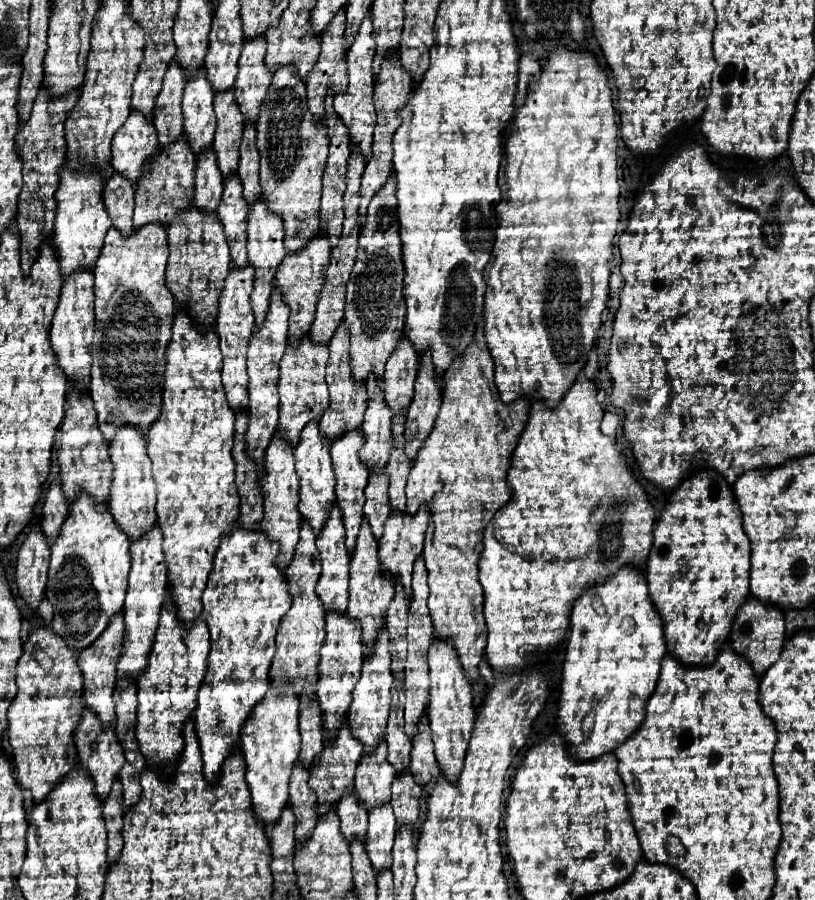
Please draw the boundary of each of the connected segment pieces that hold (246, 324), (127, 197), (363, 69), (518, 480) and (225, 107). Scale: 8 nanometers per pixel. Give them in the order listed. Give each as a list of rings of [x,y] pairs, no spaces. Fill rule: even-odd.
[[[246,265],[242,269],[232,267],[222,293],[218,301],[218,319],[216,319],[216,331],[220,337],[220,351],[224,355],[224,369],[222,369],[222,383],[226,389],[226,397],[232,409],[248,409],[248,375],[246,375],[246,349],[248,349],[248,337],[254,329],[254,311],[250,307],[250,293],[252,293],[252,281],[254,281],[254,267]]]
[[[114,171],[104,187],[104,205],[112,219],[112,225],[124,235],[132,229],[132,211],[134,211],[134,183],[122,173]]]
[[[366,13],[360,31],[348,51],[348,77],[350,83],[344,93],[338,93],[334,97],[334,109],[340,115],[340,119],[350,129],[350,141],[352,145],[360,145],[364,157],[370,157],[370,145],[372,145],[372,131],[376,125],[376,113],[374,113],[374,71],[372,71],[372,59],[375,56],[373,39],[372,13]]]
[[[580,371],[556,407],[550,409],[542,399],[532,399],[528,423],[512,453],[506,477],[512,497],[494,513],[490,525],[484,529],[484,549],[478,569],[480,585],[484,587],[484,617],[488,627],[486,657],[498,673],[522,669],[532,657],[558,645],[568,631],[572,605],[588,585],[616,573],[626,563],[642,571],[646,569],[656,511],[644,487],[632,477],[614,439],[600,431],[604,409],[596,395],[596,383]]]
[[[234,87],[228,91],[220,91],[214,97],[216,111],[216,135],[214,135],[214,151],[218,157],[218,167],[222,175],[234,173],[238,169],[238,147],[242,139],[242,111],[234,101]]]

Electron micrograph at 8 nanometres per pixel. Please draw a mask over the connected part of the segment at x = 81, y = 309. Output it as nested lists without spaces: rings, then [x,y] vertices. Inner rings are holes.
[[[82,269],[78,273],[70,273],[70,277],[64,277],[60,301],[50,325],[50,341],[58,355],[58,367],[66,373],[68,379],[76,381],[80,389],[88,389],[90,383],[90,345],[94,335],[94,271]]]

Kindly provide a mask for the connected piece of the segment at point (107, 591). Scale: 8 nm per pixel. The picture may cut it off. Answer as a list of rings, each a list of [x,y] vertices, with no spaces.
[[[86,491],[78,493],[78,497],[68,507],[66,521],[62,523],[56,541],[52,543],[46,585],[46,597],[54,607],[54,615],[66,617],[52,619],[52,627],[72,649],[80,651],[86,645],[92,645],[106,629],[110,615],[124,607],[130,571],[128,547],[130,539],[126,539],[126,533],[122,533],[108,505],[94,501]]]

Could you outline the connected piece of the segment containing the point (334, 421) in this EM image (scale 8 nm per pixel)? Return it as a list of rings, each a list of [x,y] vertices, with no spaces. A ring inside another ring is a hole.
[[[340,321],[334,337],[328,343],[328,349],[330,349],[330,359],[326,363],[326,383],[330,389],[330,405],[328,405],[326,413],[322,413],[322,417],[320,417],[320,421],[322,421],[320,427],[322,427],[322,433],[332,441],[338,435],[362,425],[368,395],[366,395],[366,383],[354,381],[354,375],[350,369],[350,357],[348,357],[350,355],[350,329],[346,327],[344,321]]]

